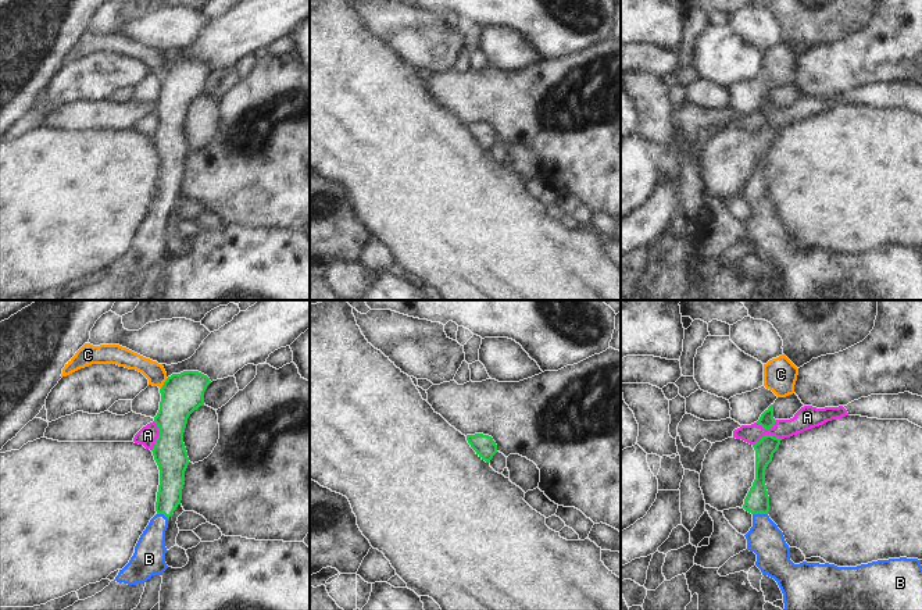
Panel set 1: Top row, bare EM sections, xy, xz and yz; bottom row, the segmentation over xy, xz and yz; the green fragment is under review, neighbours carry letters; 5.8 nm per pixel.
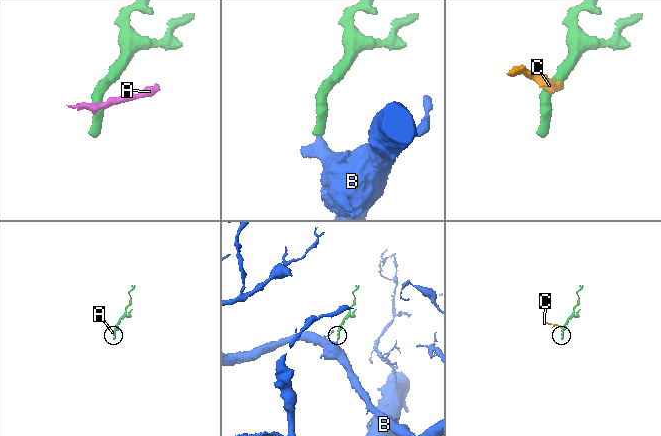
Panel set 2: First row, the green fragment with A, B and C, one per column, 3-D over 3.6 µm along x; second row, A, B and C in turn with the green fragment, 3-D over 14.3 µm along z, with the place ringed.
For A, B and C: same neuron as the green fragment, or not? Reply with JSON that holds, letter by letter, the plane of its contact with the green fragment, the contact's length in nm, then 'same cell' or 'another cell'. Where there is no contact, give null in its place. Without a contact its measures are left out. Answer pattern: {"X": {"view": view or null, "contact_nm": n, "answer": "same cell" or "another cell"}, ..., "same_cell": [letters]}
{"A": {"view": "yz", "contact_nm": 170, "answer": "another cell"}, "B": {"view": "yz", "contact_nm": 90, "answer": "same cell"}, "C": {"view": "xy", "contact_nm": 80, "answer": "another cell"}, "same_cell": ["B"]}

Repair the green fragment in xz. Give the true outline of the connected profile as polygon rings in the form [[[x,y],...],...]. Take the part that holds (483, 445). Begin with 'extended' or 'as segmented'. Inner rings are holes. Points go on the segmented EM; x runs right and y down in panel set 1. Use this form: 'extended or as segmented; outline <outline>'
as segmented; outline [[[483,434],[467,435],[467,440],[476,454],[490,463],[493,456],[497,453],[497,445],[492,436]]]

